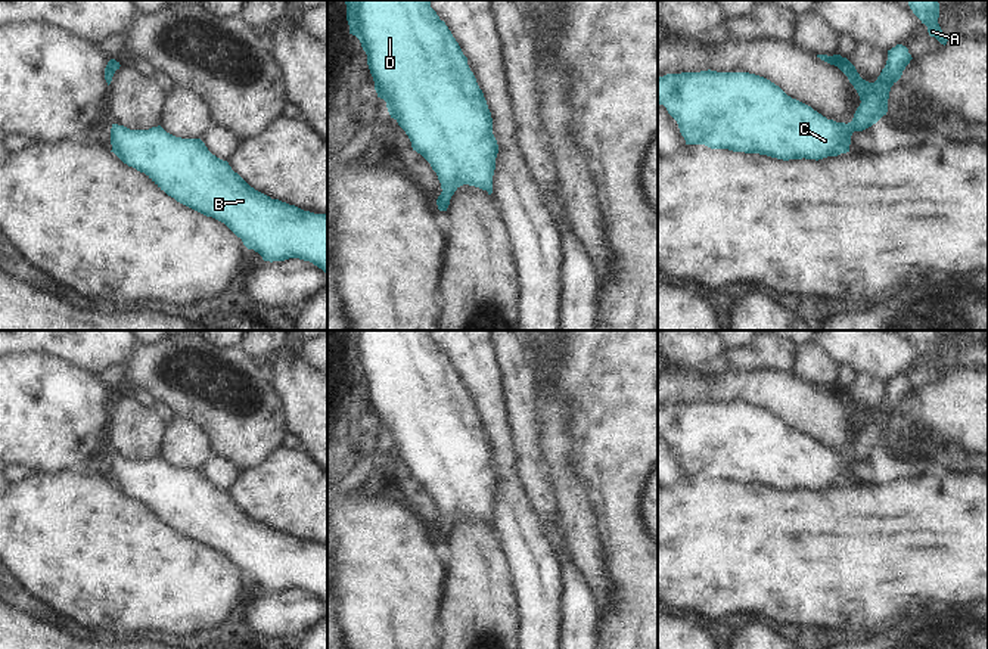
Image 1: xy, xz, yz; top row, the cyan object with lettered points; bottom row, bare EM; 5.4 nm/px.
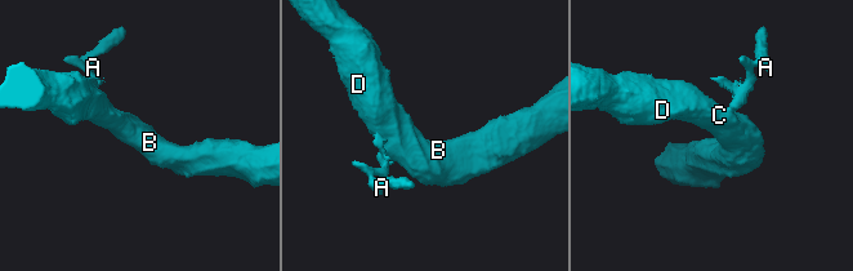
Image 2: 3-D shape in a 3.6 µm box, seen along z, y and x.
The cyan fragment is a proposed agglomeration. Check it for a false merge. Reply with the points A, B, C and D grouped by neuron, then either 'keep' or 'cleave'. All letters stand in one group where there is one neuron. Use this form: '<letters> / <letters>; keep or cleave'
A B C D; keep

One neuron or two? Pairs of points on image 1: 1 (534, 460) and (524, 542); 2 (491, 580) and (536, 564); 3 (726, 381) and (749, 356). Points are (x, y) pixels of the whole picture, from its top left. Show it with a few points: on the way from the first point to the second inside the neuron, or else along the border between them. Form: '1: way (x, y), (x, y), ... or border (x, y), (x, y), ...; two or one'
1: border (516, 469), (524, 493), (546, 533); two
2: border (499, 540), (512, 577), (518, 606); two
3: border (720, 365), (724, 368), (773, 369); two

